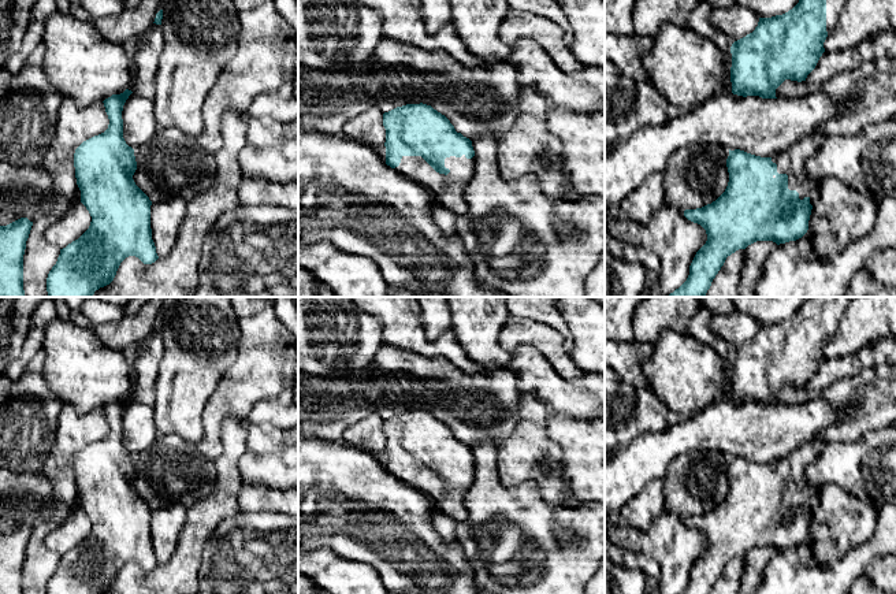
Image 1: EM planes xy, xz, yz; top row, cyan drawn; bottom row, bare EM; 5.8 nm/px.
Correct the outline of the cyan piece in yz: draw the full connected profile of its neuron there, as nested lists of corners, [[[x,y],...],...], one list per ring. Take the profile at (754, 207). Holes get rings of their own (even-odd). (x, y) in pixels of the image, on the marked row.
[[[821,134],[807,137],[772,157],[729,149],[729,182],[725,192],[711,204],[684,211],[688,220],[706,230],[707,241],[696,252],[687,281],[668,297],[704,297],[726,257],[736,250],[756,241],[780,245],[796,241],[807,233],[813,204],[819,197],[819,181],[804,172],[804,164],[817,153],[822,140]]]

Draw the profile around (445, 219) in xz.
[[[438,201],[432,205],[432,218],[435,224],[442,233],[449,237],[456,233],[456,215],[447,208],[442,207]]]

